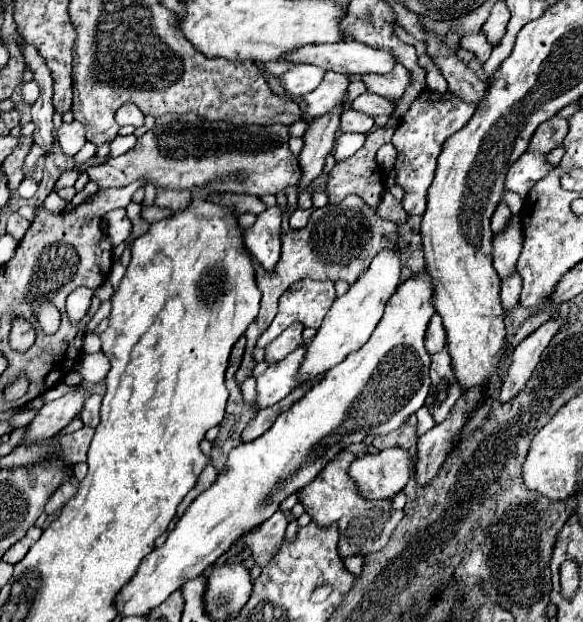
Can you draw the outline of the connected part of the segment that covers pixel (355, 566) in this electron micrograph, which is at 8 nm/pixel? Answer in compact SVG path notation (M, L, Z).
M350 556L350 558L346 558L346 560L344 560L344 566L346 566L346 570L348 570L350 574L358 576L358 574L362 574L364 558L362 558L362 556Z

